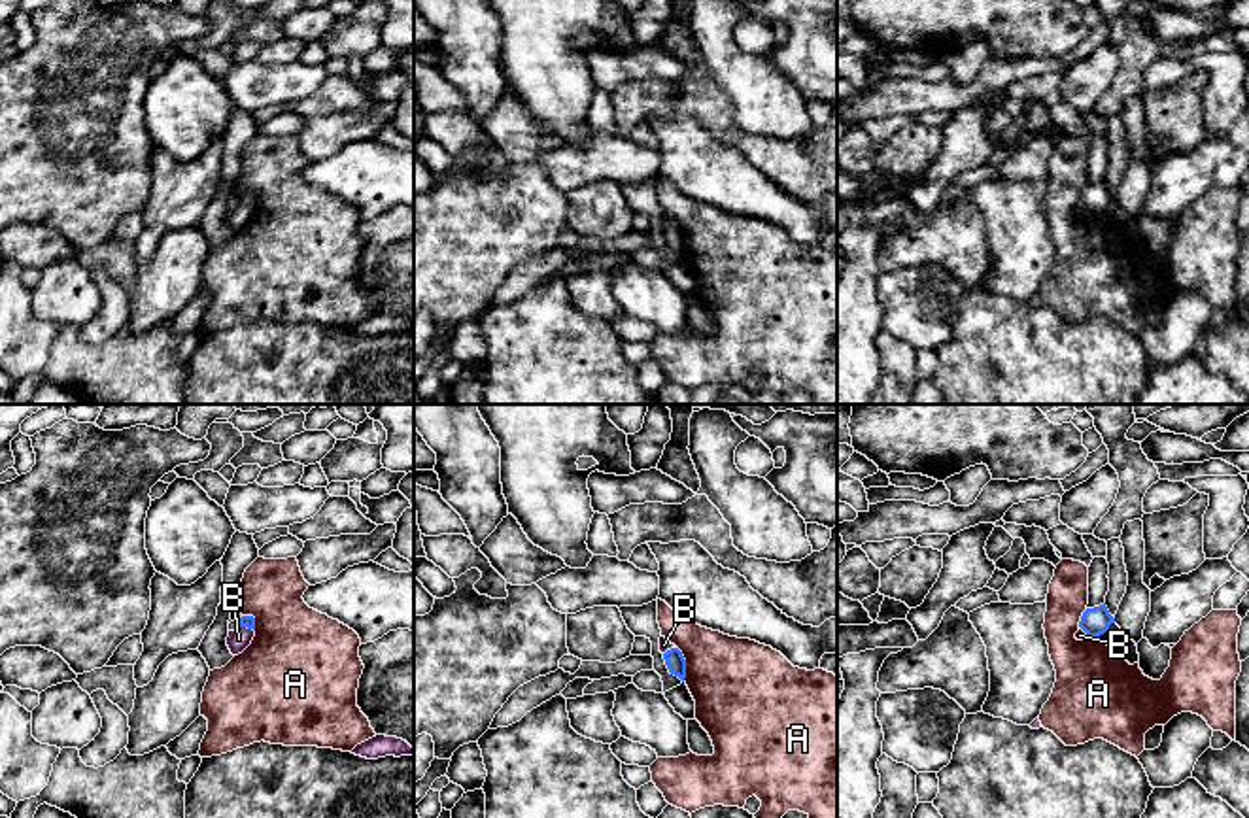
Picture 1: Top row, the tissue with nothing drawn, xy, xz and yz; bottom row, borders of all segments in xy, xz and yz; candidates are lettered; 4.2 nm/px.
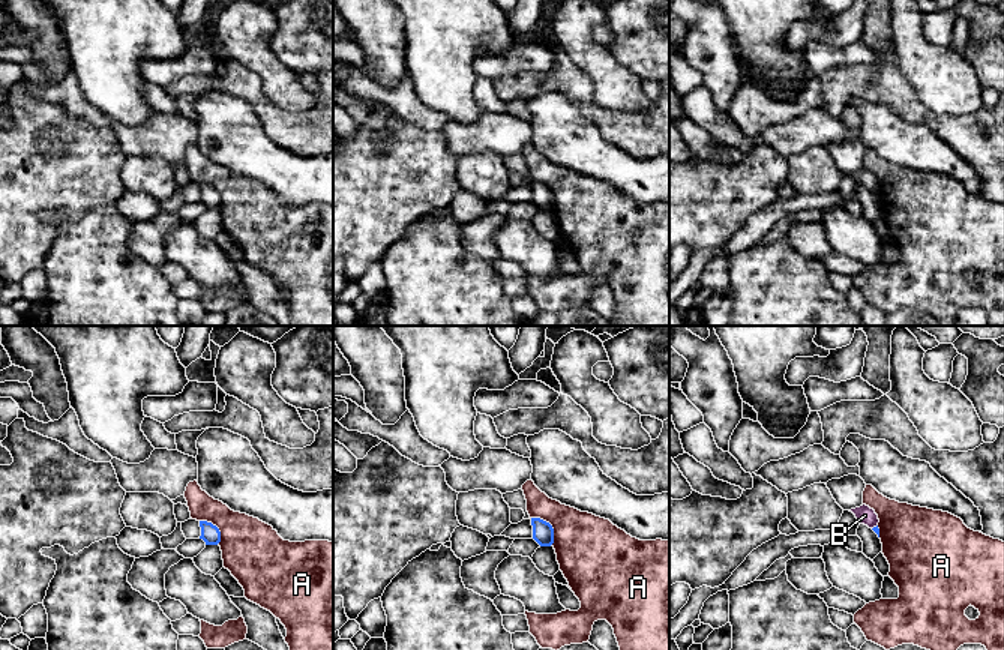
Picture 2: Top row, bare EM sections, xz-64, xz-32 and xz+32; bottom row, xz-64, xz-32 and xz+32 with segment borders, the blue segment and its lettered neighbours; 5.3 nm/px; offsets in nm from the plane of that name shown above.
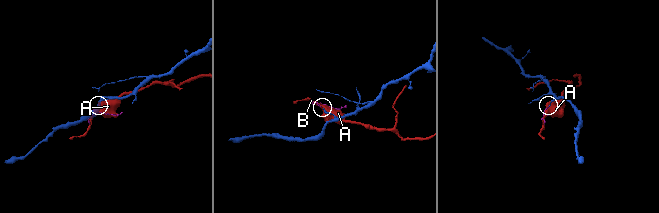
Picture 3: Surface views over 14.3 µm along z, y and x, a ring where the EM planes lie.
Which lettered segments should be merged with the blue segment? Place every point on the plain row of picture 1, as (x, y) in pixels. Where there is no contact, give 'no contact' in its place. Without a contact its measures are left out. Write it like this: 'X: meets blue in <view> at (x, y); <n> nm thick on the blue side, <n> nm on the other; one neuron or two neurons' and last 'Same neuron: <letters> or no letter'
A: meets blue in xz at (684, 240); 90 nm thick on the blue side, 400 nm on the other; two neurons
B: meets blue in xy at (246, 203); 50 nm thick on the blue side, 90 nm on the other; one neuron
Same neuron: B

